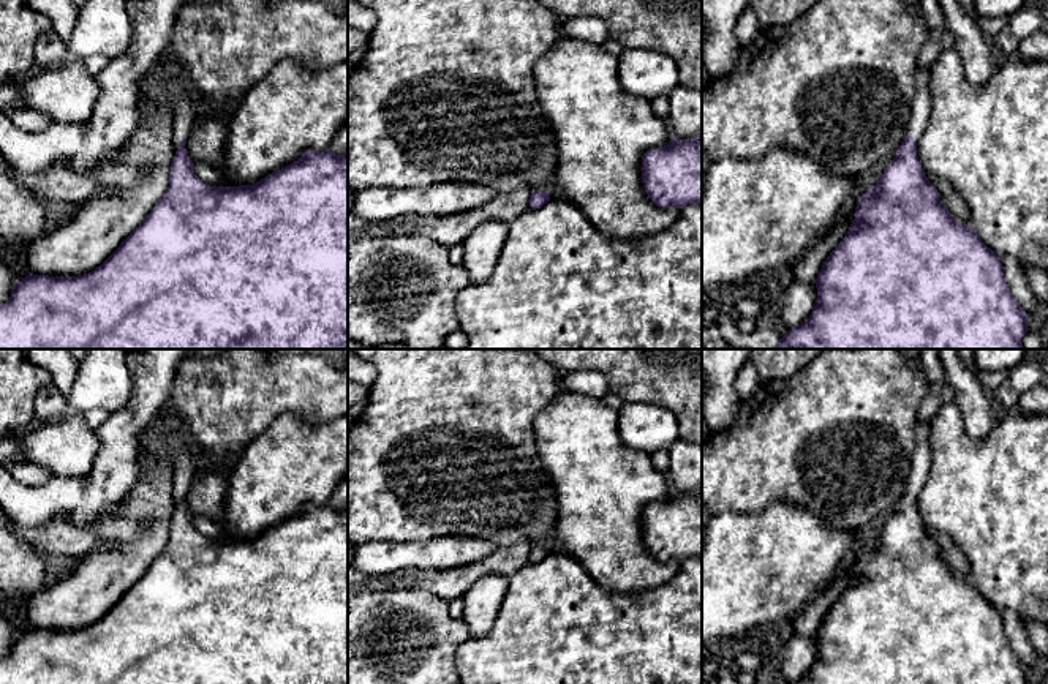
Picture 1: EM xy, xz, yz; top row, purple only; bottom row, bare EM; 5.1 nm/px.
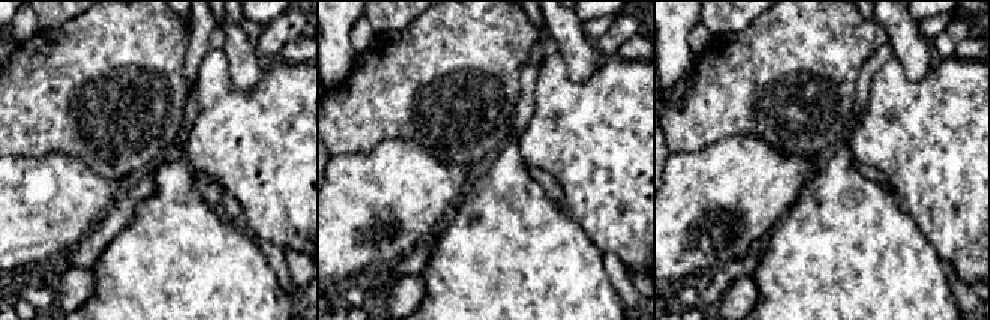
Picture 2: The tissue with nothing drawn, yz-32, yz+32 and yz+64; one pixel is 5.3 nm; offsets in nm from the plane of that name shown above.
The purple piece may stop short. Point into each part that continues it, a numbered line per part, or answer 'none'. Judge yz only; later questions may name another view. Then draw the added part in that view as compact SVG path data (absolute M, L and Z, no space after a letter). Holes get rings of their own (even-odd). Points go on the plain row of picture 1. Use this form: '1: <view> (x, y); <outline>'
1: yz (922, 457); M931 422L915 427L915 452L907 482L907 490L912 490L915 494L922 491L931 468L929 433Z

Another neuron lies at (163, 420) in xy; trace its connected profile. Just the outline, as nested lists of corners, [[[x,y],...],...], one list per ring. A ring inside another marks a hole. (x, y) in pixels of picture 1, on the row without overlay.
[[[168,401],[163,404],[163,408],[155,414],[152,425],[155,430],[158,430],[163,434],[169,434],[177,420],[174,417],[174,412],[171,411]]]

